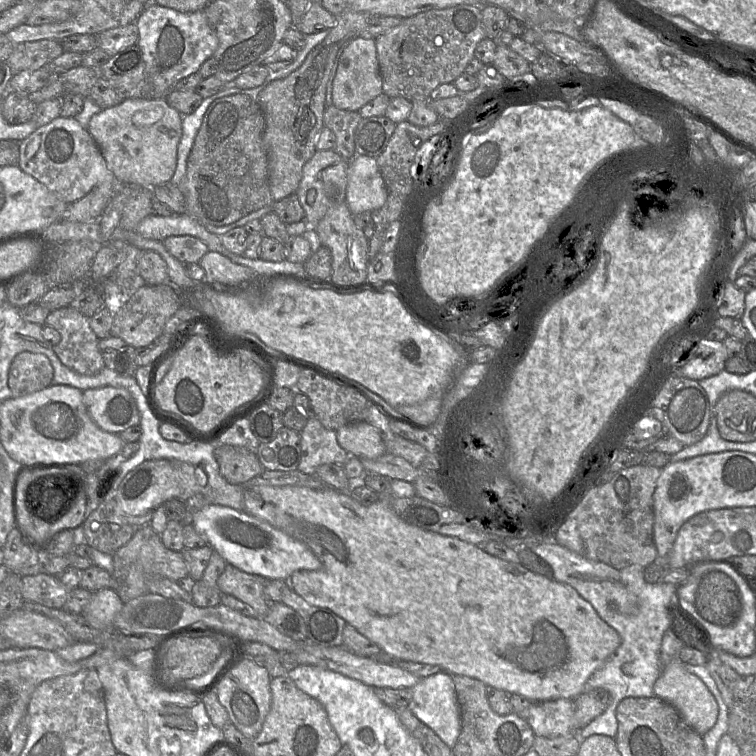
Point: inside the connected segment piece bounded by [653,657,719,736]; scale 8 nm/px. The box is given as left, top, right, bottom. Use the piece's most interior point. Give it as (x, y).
(685, 691)

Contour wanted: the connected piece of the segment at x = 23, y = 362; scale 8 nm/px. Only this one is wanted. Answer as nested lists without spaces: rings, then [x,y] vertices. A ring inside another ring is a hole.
[[[28,351],[17,354],[8,372],[12,397],[23,397],[49,387],[53,375],[53,366],[44,354]]]

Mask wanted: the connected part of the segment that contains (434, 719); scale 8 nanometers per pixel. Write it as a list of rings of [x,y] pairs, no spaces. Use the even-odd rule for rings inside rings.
[[[441,670],[429,677],[420,678],[412,687],[412,699],[407,707],[453,749],[461,732],[461,711],[450,673]]]

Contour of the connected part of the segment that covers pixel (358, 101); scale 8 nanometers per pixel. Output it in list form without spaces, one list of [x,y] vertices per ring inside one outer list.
[[[360,34],[349,40],[340,57],[333,81],[333,105],[344,110],[359,111],[365,104],[383,93],[375,38]]]

